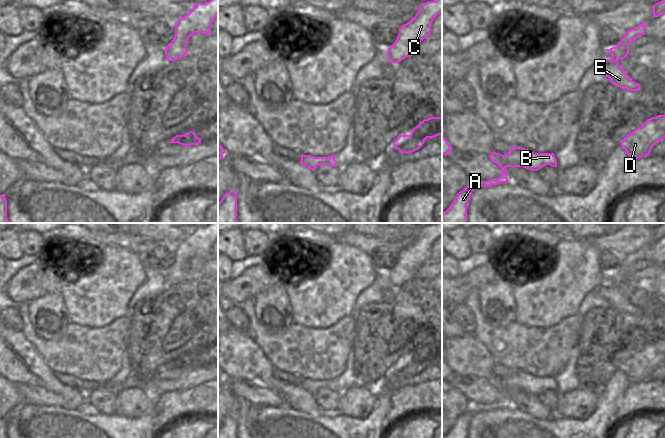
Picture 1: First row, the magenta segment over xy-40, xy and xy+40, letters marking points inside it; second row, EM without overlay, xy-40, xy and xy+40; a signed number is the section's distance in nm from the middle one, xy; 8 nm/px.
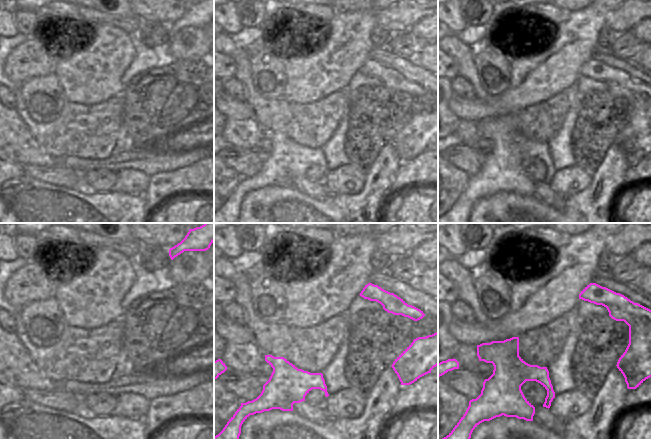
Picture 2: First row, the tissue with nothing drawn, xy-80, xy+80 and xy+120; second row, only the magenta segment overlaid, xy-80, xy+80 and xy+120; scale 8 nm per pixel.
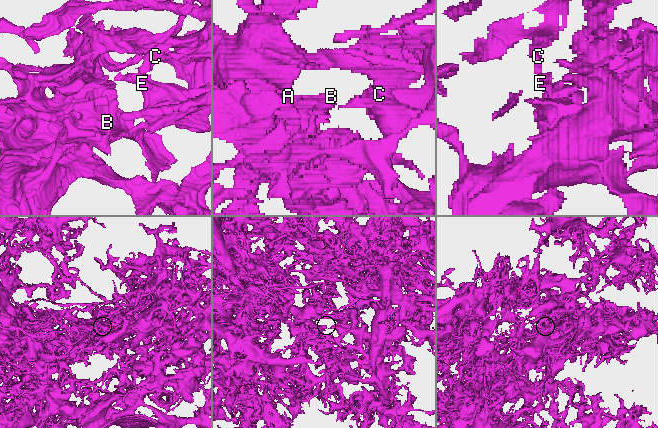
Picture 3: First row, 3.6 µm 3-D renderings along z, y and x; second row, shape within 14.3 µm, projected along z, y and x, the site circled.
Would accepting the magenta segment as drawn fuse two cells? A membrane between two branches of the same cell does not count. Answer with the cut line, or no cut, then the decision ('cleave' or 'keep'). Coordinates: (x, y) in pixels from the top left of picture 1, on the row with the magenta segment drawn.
cut in xy+40 along (612, 57), (616, 59); cleave

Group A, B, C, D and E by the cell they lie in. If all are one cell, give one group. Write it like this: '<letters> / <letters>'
A B C / D E

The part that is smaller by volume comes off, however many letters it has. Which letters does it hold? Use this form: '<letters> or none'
D, E

